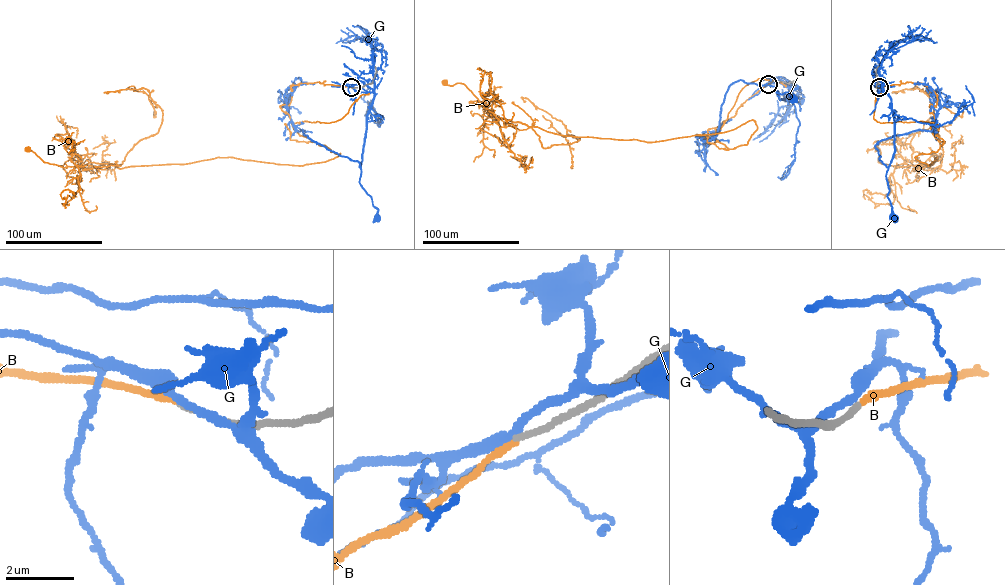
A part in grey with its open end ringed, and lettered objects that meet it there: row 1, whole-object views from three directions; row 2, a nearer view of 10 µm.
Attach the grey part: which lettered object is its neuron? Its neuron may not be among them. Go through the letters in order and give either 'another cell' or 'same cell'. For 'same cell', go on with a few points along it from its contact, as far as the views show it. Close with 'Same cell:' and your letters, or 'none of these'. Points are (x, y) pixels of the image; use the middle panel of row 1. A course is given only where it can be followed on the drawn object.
B: same cell | via (768, 84), (708, 142), (697, 135), (729, 149), (754, 121), (655, 142), (563, 135), (497, 120), (445, 83)
G: another cell
Same cell: B

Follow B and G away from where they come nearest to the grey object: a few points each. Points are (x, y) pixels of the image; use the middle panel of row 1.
B: (768, 84), (708, 142), (697, 135), (729, 149), (754, 121), (655, 142), (563, 135), (497, 120), (445, 83)
G: (768, 84), (781, 83), (790, 89), (789, 95), (780, 99), (777, 91), (781, 94), (787, 92), (795, 99)

